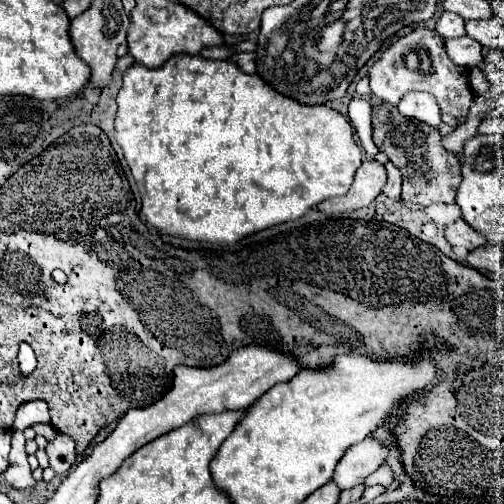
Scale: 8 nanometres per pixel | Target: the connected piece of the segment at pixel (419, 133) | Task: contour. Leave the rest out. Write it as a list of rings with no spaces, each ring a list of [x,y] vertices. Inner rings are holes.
[[[380,104],[372,108],[372,136],[374,136],[374,144],[388,154],[388,158],[394,162],[394,166],[402,172],[402,202],[404,204],[412,204],[412,206],[430,206],[430,204],[438,204],[438,202],[454,202],[454,192],[458,190],[458,184],[462,180],[460,176],[460,164],[458,158],[452,156],[452,152],[444,150],[440,140],[442,136],[438,134],[438,128],[430,128],[424,122],[418,120],[410,120],[404,118],[394,106],[388,104]]]

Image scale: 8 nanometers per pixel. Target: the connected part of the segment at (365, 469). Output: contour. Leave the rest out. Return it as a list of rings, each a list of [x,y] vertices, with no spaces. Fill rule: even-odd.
[[[366,438],[346,450],[346,454],[336,464],[336,470],[332,474],[332,482],[340,490],[348,490],[352,486],[358,486],[366,480],[368,474],[372,474],[378,466],[382,466],[388,450],[384,444],[380,444],[374,438]]]

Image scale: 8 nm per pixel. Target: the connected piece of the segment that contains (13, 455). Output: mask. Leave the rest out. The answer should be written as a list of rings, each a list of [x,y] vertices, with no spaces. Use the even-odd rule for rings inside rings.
[[[14,432],[12,440],[12,452],[10,452],[10,466],[4,470],[4,480],[18,490],[26,490],[34,486],[34,478],[30,476],[30,466],[26,460],[26,450],[24,450],[24,434]]]

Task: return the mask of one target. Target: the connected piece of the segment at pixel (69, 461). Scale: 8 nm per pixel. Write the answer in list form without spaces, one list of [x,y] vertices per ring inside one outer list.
[[[56,434],[52,442],[46,446],[46,454],[50,460],[50,468],[56,474],[66,474],[72,464],[76,462],[76,450],[74,450],[74,440],[68,434]]]

